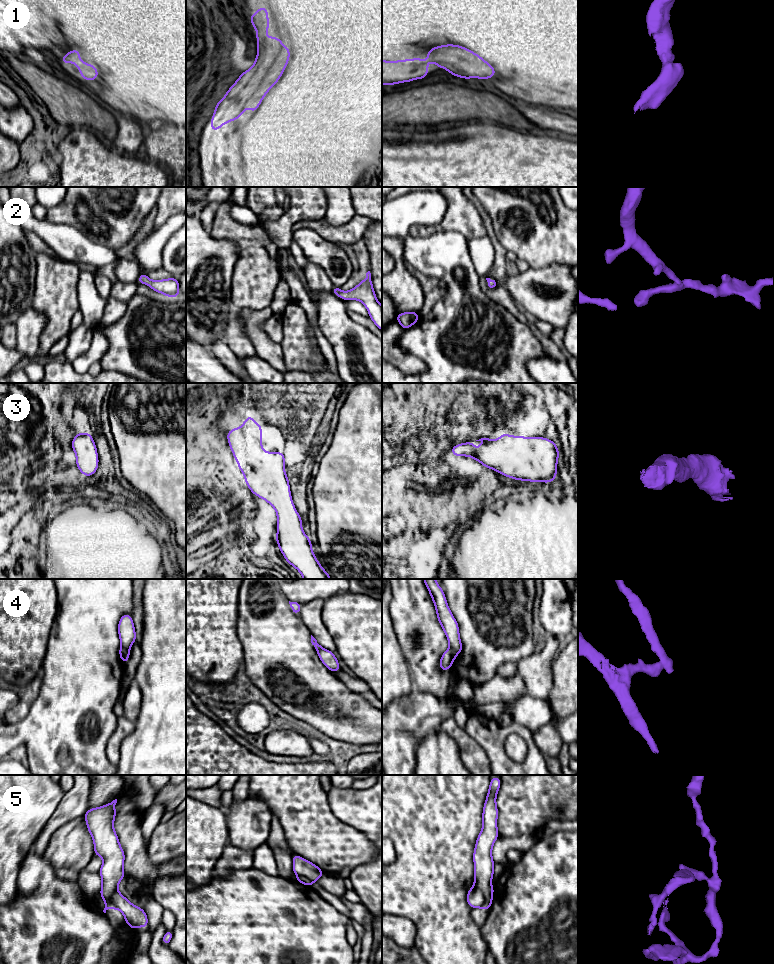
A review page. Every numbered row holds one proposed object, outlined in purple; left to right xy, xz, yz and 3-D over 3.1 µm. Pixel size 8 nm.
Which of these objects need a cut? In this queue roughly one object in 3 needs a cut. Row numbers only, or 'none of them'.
4, 5

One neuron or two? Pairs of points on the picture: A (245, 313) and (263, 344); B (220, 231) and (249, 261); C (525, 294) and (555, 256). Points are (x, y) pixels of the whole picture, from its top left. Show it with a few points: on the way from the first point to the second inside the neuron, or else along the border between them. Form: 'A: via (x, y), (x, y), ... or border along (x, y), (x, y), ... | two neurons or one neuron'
A: via (252, 321), (252, 328), (257, 336) | one neuron
B: via (230, 231), (248, 248), (248, 251) | one neuron
C: border along (567, 264), (549, 264), (540, 268), (530, 268) | two neurons

